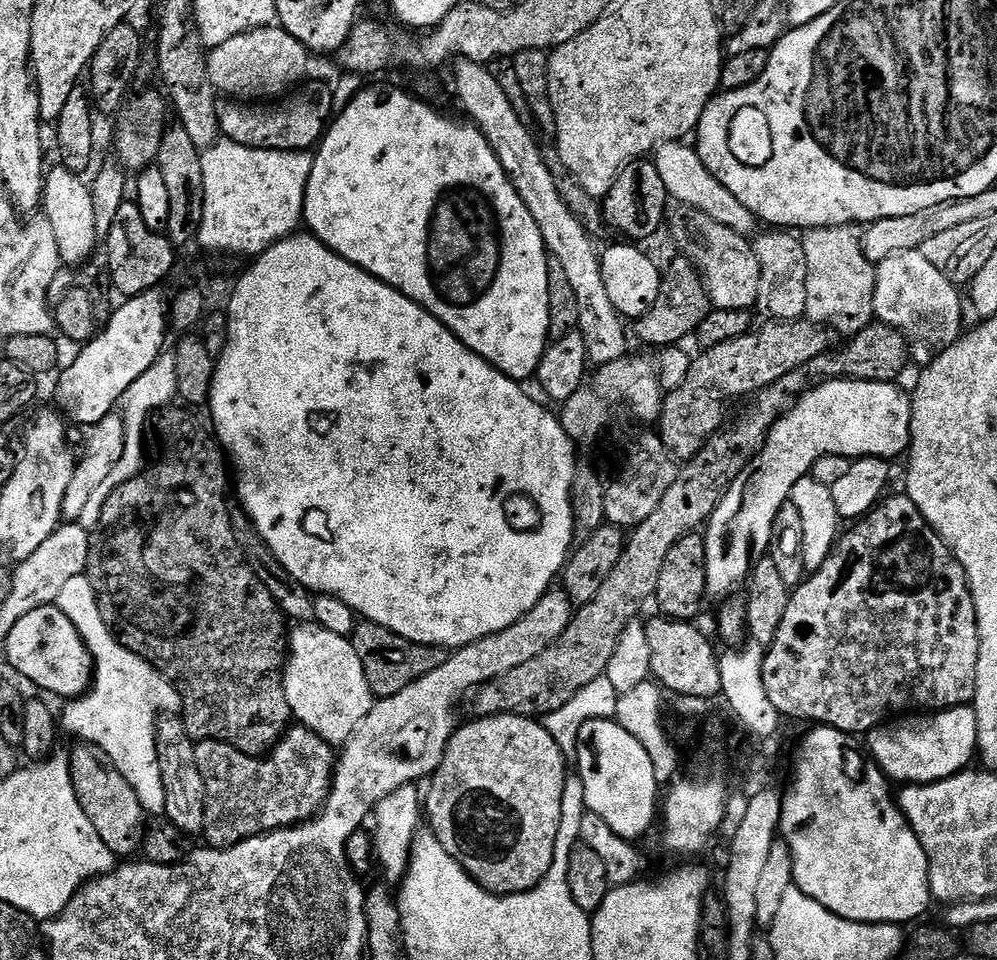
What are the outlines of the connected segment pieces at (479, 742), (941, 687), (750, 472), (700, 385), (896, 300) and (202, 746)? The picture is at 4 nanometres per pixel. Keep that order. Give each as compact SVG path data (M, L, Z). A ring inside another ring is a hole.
M482 716L472 718L469 724L461 723L453 732L448 748L444 751L442 762L432 773L428 792L426 788L426 820L430 823L430 831L436 835L438 842L452 857L461 864L472 879L476 880L488 892L493 892L495 896L513 896L519 892L528 892L534 886L546 878L550 866L554 862L554 846L558 838L558 826L562 822L562 794L566 779L564 772L566 757L559 749L558 742L547 733L543 723L539 719L526 716Z
M907 494L889 495L876 505L867 516L855 525L853 532L845 531L832 549L832 554L816 572L811 573L799 588L789 595L786 614L782 614L782 626L774 642L764 653L762 680L765 682L767 697L780 712L781 717L792 720L813 720L816 726L837 728L849 734L867 734L881 724L901 714L919 710L924 714L943 712L945 708L968 706L976 699L976 675L978 674L978 622L974 610L974 598L964 573L964 567L952 554L952 549L943 538L926 522L926 518L914 506Z
M849 378L842 380L825 380L813 385L810 391L804 393L799 400L794 403L793 408L786 413L768 432L765 436L764 446L755 459L744 469L743 474L731 484L730 490L724 495L722 502L716 508L714 514L711 516L708 523L704 528L704 537L706 545L706 572L707 572L707 586L706 591L709 597L716 597L717 600L725 599L730 595L733 595L734 590L740 586L743 587L747 581L748 576L751 575L752 569L755 567L757 561L763 559L769 548L771 547L772 532L774 526L774 520L777 518L778 510L782 508L784 504L789 503L791 499L792 490L794 486L803 478L811 473L811 470L818 462L819 458L828 456L840 456L848 459L860 459L862 457L878 457L880 459L894 460L894 458L904 455L909 451L911 447L912 438L912 399L911 395L905 390L902 391L897 383L893 381L882 380L851 380Z
M807 318L777 320L768 322L765 328L759 328L747 336L739 336L730 342L703 349L699 353L701 356L689 363L688 373L683 380L663 397L659 405L658 435L677 461L693 460L698 450L706 446L708 439L725 427L728 407L735 400L748 395L751 397L760 389L778 382L778 378L786 378L790 370L806 366L830 348L829 333Z
M918 250L915 252L896 252L876 265L876 289L874 290L875 319L881 324L902 333L908 341L908 354L920 366L927 366L956 343L962 335L964 324L964 308L960 305L961 289L939 272Z
M303 726L289 727L284 738L263 758L246 754L221 740L199 741L196 761L206 786L206 822L202 836L208 839L205 840L207 847L233 848L244 840L263 836L266 832L277 832L279 828L295 828L312 819L328 800L337 759L333 745Z

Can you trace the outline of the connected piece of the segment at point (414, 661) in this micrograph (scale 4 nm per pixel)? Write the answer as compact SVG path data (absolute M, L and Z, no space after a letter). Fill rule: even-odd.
M371 622L357 623L356 629L350 637L358 658L362 658L362 670L370 682L373 697L383 698L398 694L398 690L406 690L418 678L426 678L426 674L434 674L447 662L449 649L430 646L429 644L415 644L398 634L391 632L386 626L378 626Z

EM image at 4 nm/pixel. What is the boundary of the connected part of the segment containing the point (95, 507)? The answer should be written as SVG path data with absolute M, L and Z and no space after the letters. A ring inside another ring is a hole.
M165 350L161 352L158 359L154 362L154 366L150 366L150 370L146 370L146 374L142 374L142 378L138 378L138 382L134 382L134 386L130 386L126 397L127 403L125 403L122 408L125 427L124 454L111 470L110 475L107 476L105 481L90 494L89 501L86 502L85 509L82 510L78 521L83 529L89 532L95 531L100 525L102 506L105 505L106 498L108 498L118 486L125 484L126 481L130 481L145 471L144 448L140 445L144 440L144 423L147 422L148 415L150 415L150 420L153 414L159 413L161 410L169 407L176 399L174 351Z

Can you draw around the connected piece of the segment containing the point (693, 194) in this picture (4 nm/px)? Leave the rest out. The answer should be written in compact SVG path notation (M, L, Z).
M673 142L671 144L661 144L654 153L654 163L658 174L662 177L662 186L666 186L669 197L680 204L685 204L685 209L706 214L706 218L714 218L722 226L727 226L729 230L734 230L740 236L751 237L758 227L758 221L706 166L702 166L702 158L697 154L695 147L684 142Z

